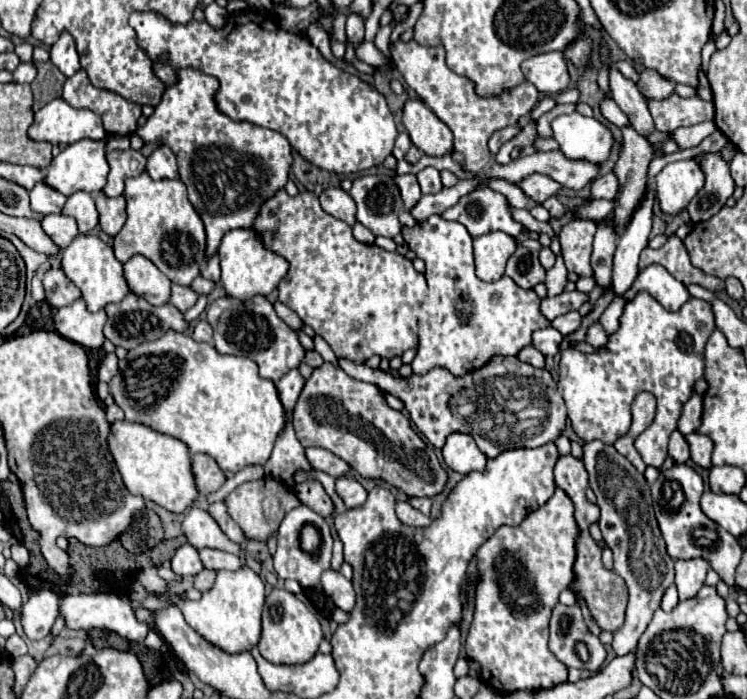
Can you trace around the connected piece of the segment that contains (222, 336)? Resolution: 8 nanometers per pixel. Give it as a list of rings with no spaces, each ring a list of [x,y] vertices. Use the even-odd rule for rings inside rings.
[[[219,297],[207,307],[207,321],[213,327],[215,349],[221,355],[249,357],[259,365],[259,375],[279,381],[289,369],[299,367],[303,347],[297,333],[283,323],[273,305],[265,297],[251,297],[249,301],[237,301],[235,297]]]

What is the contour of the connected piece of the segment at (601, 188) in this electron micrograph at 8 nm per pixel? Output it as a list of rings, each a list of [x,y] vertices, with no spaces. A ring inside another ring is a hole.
[[[613,171],[601,173],[591,185],[591,195],[595,199],[613,199],[617,197],[617,191],[619,191],[619,181]]]

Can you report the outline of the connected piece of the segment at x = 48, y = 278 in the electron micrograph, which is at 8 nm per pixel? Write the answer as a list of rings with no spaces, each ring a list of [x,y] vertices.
[[[49,269],[43,279],[43,285],[45,285],[47,301],[55,309],[71,305],[73,301],[81,299],[81,291],[69,281],[69,277],[61,269]]]

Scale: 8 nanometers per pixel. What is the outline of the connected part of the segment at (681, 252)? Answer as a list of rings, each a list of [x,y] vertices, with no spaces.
[[[671,235],[669,241],[661,247],[661,249],[645,249],[641,253],[641,259],[639,259],[639,269],[645,269],[645,265],[651,265],[651,263],[657,263],[657,265],[663,265],[677,281],[685,283],[685,285],[701,285],[713,293],[717,291],[725,291],[725,281],[721,281],[719,277],[711,277],[711,275],[705,275],[703,271],[695,269],[689,261],[689,255],[681,243],[681,239],[677,235]]]

